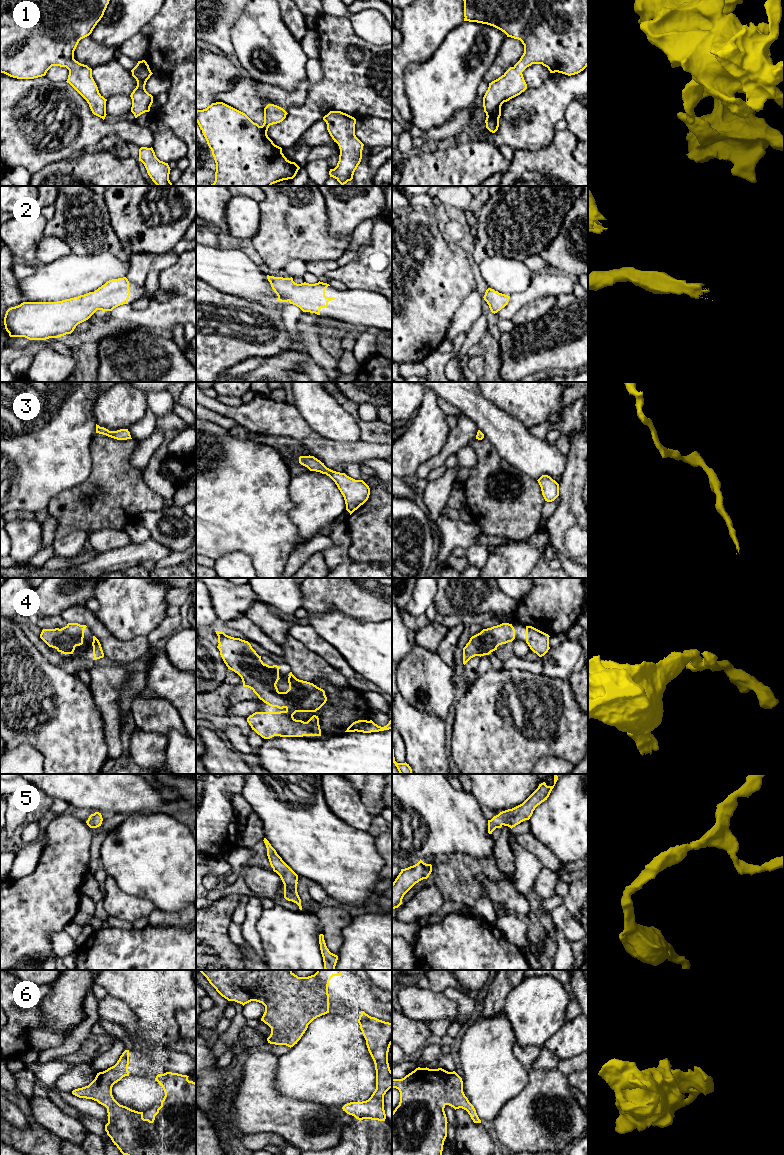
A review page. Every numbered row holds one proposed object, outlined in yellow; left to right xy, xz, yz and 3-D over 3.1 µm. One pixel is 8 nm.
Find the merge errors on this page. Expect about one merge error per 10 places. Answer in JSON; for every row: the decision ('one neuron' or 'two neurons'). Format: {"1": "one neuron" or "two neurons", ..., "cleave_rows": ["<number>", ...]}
{"1": "one neuron", "2": "one neuron", "3": "one neuron", "4": "one neuron", "5": "one neuron", "6": "one neuron", "cleave_rows": []}

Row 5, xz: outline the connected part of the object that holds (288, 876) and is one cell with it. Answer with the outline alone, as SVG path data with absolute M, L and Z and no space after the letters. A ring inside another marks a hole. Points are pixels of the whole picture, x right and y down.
M266 838L263 841L267 848L270 865L284 884L284 898L296 903L302 910L301 899L297 892L298 875L282 860Z

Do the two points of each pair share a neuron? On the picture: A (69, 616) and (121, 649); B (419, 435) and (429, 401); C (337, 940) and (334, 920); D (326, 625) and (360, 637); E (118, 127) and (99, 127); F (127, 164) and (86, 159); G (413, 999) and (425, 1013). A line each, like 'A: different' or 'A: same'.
A: same
B: same
C: same
D: same
E: different
F: same
G: same

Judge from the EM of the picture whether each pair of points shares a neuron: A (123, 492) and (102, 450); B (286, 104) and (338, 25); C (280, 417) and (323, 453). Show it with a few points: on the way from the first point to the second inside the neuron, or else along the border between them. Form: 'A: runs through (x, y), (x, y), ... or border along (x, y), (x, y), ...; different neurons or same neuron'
A: runs through (114, 482), (111, 460); same neuron
B: border along (309, 89), (306, 99), (300, 105), (291, 107); different neurons
C: runs through (291, 424), (312, 442); same neuron

